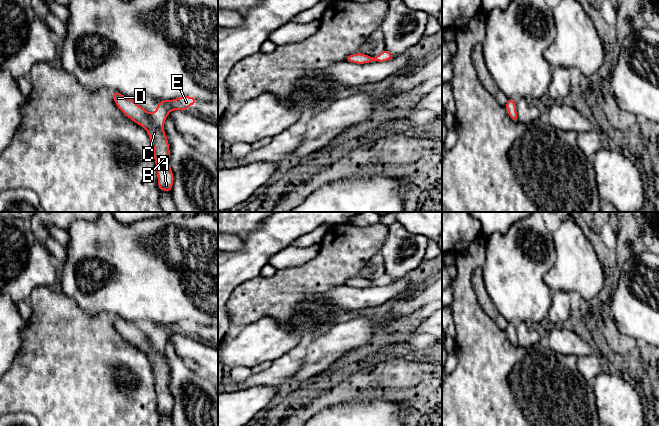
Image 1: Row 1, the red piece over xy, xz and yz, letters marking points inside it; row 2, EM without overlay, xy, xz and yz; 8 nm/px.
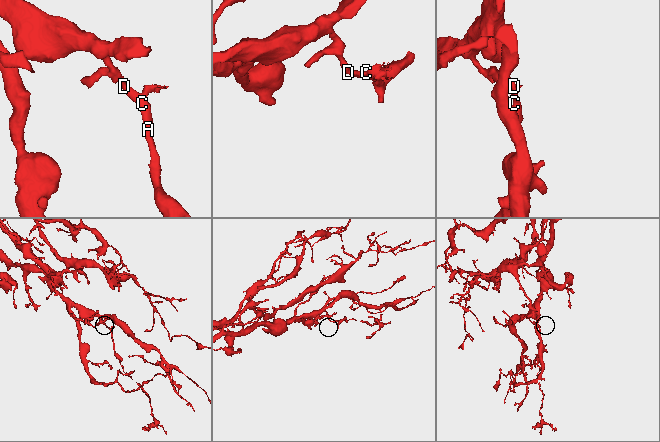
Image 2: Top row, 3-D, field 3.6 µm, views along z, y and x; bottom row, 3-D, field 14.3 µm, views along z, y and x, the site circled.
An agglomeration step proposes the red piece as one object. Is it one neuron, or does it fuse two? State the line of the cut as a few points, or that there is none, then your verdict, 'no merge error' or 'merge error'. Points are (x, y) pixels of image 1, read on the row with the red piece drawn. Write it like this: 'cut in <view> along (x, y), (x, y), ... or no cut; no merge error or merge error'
no cut; no merge error

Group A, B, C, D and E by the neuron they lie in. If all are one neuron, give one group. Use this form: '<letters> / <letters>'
A B C D E

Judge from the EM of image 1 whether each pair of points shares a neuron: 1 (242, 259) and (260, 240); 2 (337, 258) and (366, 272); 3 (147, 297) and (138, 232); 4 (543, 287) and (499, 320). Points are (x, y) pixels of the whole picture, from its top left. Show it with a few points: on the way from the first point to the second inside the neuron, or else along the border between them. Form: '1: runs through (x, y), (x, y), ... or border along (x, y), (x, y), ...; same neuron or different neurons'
1: runs through (247, 254), (256, 245); same neuron
2: border along (377, 253), (370, 258), (358, 275); different neurons
3: runs through (142, 281), (141, 248); same neuron
4: border along (490, 296), (497, 311), (507, 322); different neurons

